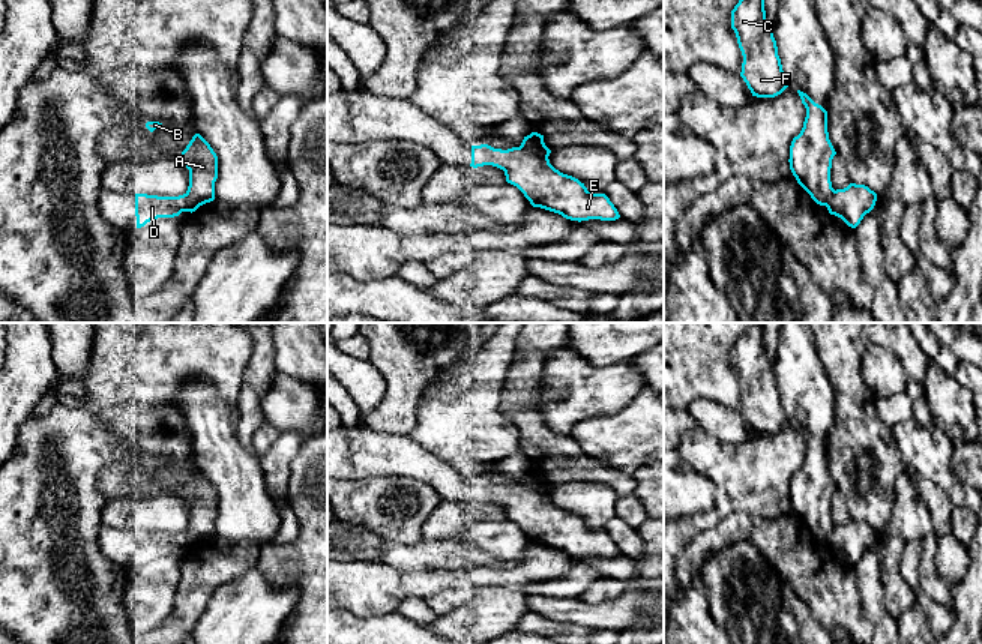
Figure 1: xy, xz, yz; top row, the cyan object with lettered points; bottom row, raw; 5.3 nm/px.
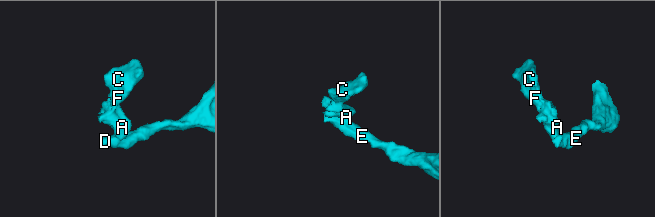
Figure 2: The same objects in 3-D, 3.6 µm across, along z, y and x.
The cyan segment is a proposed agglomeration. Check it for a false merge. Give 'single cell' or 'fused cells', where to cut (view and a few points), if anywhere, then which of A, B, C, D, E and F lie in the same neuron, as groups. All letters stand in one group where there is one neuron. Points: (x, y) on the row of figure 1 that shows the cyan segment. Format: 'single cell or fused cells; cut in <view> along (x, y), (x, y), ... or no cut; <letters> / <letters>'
fused cells; cut in xz along (520, 146), (547, 158); A B C F / D E

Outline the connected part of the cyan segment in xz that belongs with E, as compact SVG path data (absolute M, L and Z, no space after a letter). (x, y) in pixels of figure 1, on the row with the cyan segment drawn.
M488 144L471 146L470 167L483 165L503 170L506 182L517 186L533 207L578 222L620 218L605 194L592 194L578 179L556 170L548 158L529 153L523 147L502 150Z

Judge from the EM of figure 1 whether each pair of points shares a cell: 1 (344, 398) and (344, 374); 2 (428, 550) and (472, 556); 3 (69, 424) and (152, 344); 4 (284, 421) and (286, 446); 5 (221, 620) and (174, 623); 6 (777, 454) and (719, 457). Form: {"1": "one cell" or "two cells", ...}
{"1": "two cells", "2": "one cell", "3": "two cells", "4": "two cells", "5": "two cells", "6": "one cell"}

